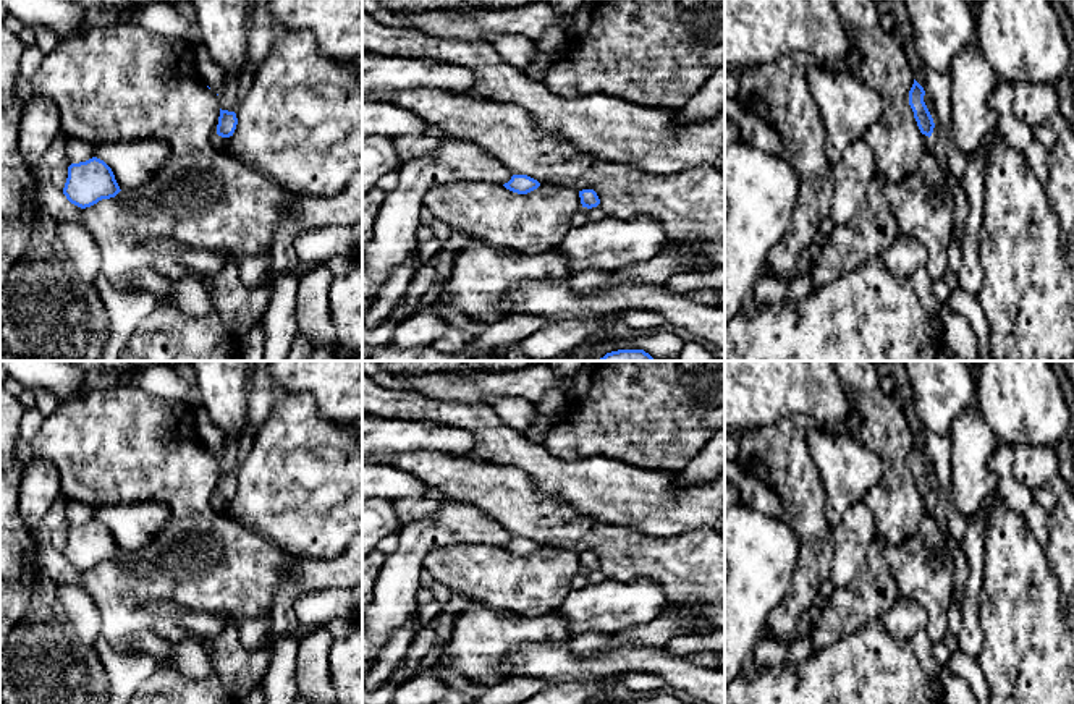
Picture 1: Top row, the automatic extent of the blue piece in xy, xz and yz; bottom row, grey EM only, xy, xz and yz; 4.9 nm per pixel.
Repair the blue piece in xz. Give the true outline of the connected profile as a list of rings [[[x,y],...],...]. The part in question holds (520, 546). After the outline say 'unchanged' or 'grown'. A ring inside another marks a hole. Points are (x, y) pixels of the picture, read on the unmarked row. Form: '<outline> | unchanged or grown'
[[[513,537],[508,545],[503,547],[506,552],[527,557],[540,549],[540,545],[527,537]]] | unchanged

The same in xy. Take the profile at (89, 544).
[[[97,520],[68,529],[63,557],[81,571],[115,560],[120,553],[112,531]]] | unchanged

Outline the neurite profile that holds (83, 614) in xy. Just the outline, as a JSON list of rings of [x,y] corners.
[[[57,586],[57,597],[79,639],[94,647],[100,634],[100,612],[94,600],[78,586]]]

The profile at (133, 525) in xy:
[[[155,502],[99,507],[95,520],[113,534],[120,552],[136,552],[170,523],[170,510]]]

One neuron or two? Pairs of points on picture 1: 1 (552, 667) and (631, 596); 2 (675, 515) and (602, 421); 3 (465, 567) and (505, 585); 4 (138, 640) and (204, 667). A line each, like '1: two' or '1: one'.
1: two
2: two
3: one
4: one

